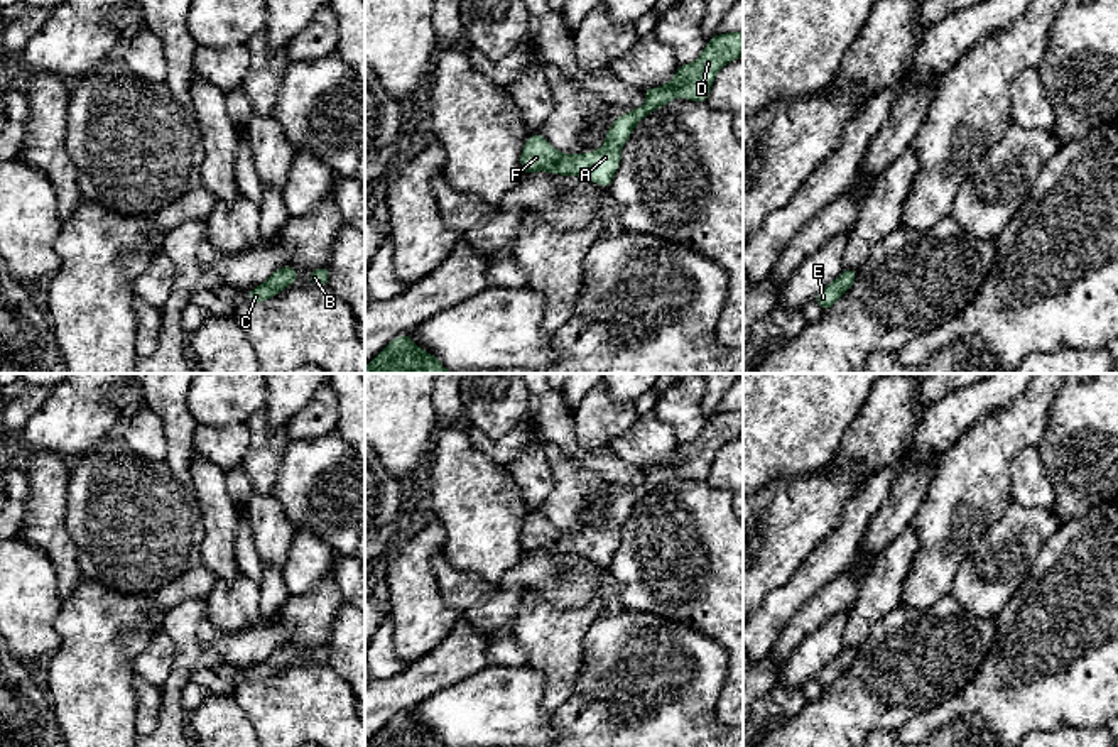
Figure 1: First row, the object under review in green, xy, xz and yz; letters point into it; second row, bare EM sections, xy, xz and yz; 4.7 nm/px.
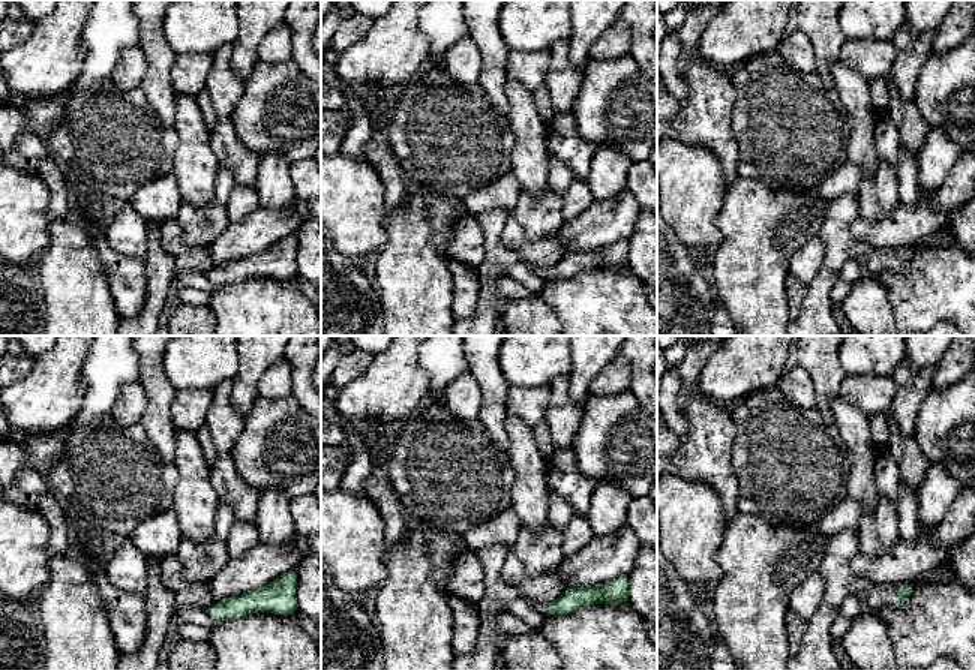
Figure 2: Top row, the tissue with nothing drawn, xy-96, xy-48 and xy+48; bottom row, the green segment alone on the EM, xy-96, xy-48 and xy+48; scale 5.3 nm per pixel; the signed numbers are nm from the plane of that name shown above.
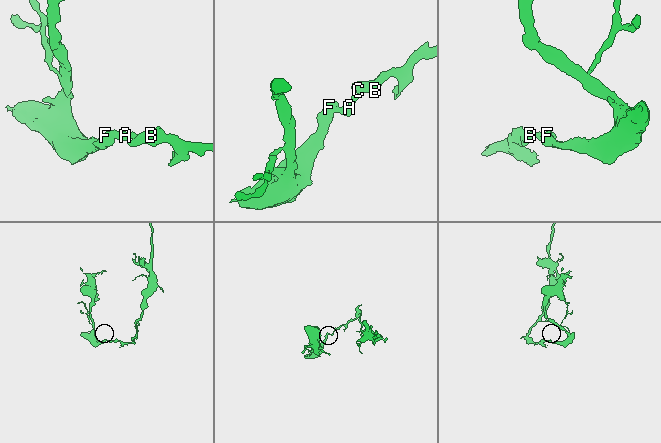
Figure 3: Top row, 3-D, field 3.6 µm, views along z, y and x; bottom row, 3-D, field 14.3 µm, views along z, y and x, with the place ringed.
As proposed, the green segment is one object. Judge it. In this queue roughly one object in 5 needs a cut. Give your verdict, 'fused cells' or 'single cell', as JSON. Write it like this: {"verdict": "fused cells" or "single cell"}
{"verdict": "single cell"}

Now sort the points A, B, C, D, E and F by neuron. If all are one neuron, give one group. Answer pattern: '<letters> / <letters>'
A B C D E F

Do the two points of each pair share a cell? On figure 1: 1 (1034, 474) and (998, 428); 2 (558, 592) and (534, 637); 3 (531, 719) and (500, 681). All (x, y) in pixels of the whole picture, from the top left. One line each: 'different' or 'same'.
1: different
2: different
3: same

